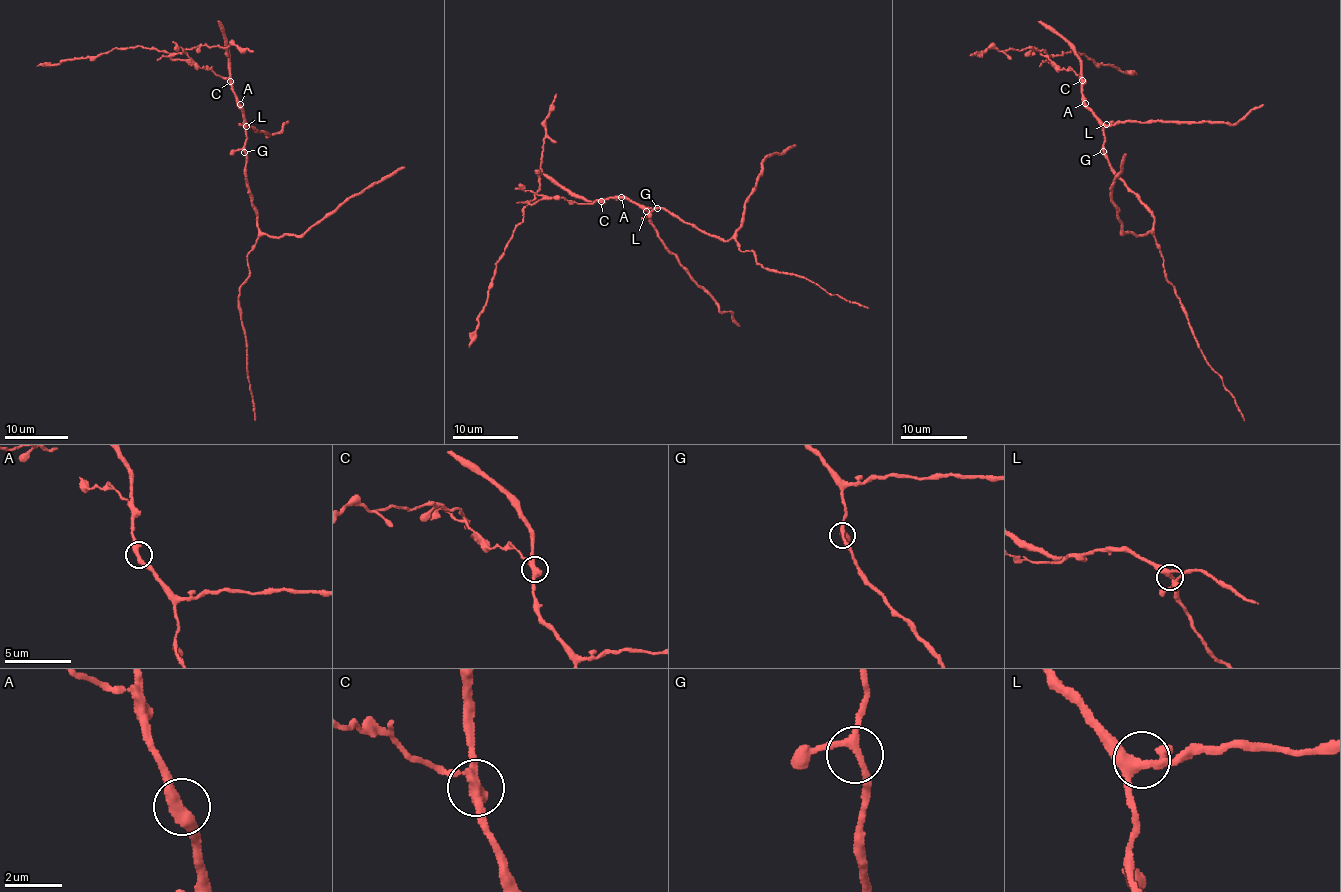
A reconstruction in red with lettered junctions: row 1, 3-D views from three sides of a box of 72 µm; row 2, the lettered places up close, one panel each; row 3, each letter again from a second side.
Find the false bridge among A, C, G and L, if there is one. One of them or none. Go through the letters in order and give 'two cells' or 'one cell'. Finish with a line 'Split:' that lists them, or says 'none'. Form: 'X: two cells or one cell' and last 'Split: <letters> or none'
A: one cell
C: two cells
G: one cell
L: one cell
Split: C

